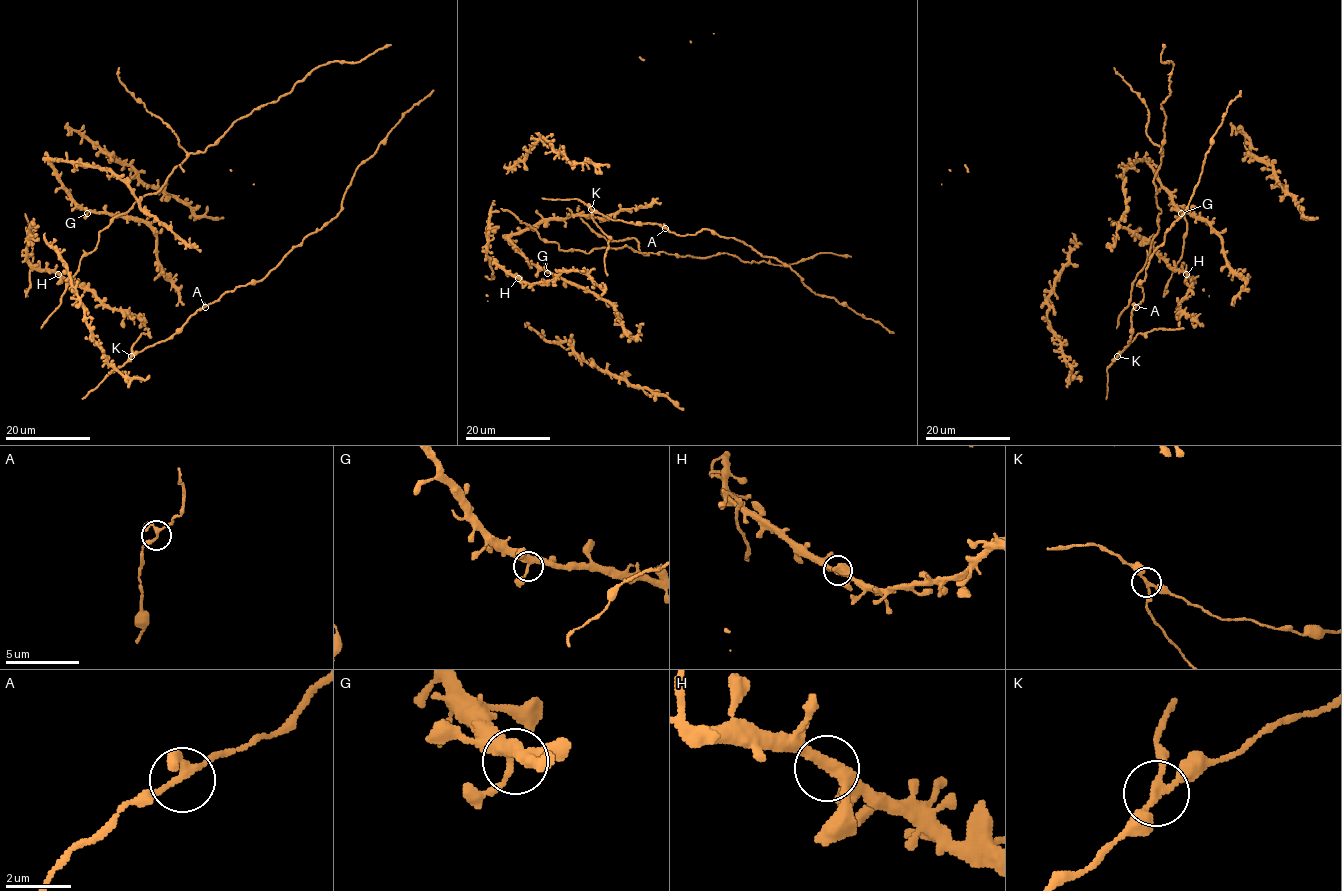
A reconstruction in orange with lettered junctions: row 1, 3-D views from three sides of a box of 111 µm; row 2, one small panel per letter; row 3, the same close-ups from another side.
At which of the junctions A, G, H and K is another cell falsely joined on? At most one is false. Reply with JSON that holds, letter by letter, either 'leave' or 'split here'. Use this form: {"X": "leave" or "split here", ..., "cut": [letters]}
{"A": "leave", "G": "leave", "H": "leave", "K": "split here", "cut": ["K"]}

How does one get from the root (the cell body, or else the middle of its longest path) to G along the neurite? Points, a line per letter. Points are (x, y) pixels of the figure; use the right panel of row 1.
G: (1126, 169), (1136, 161), (1144, 160), (1181, 213)

